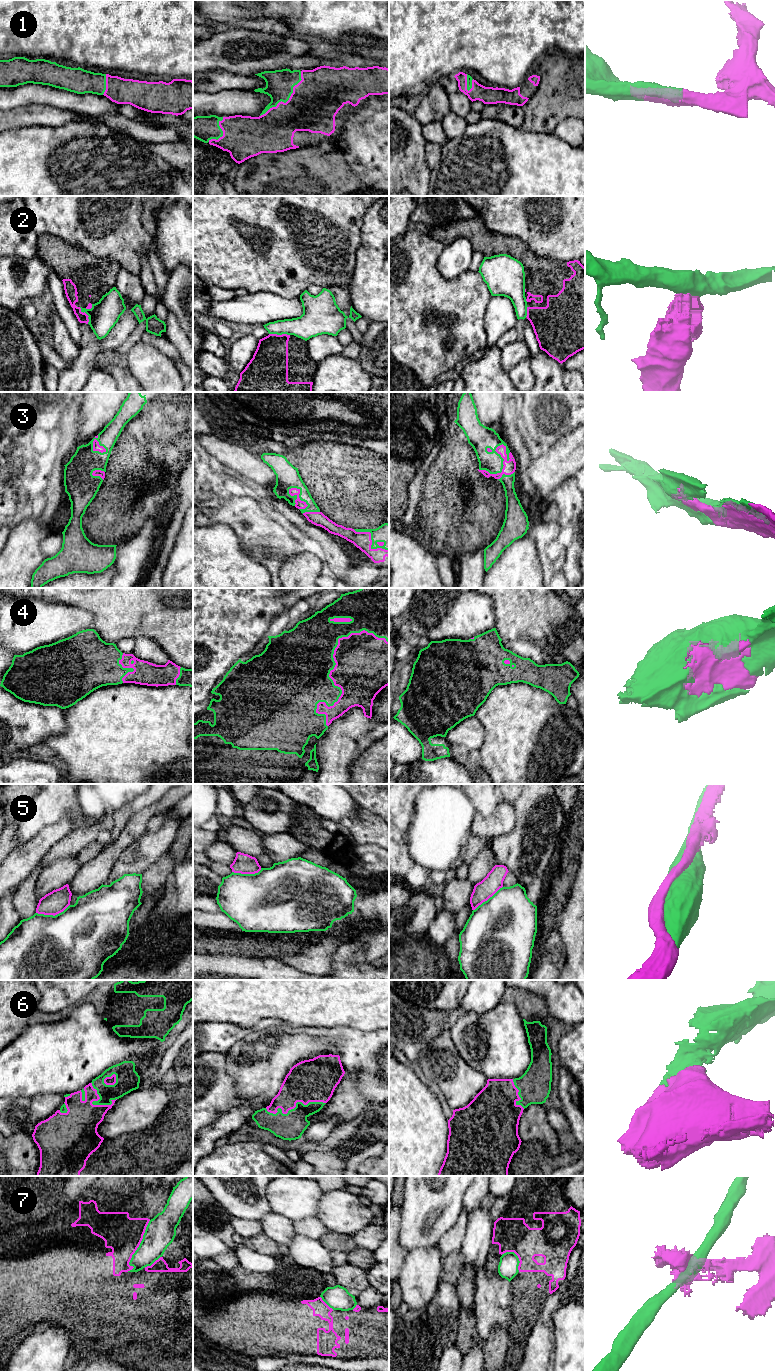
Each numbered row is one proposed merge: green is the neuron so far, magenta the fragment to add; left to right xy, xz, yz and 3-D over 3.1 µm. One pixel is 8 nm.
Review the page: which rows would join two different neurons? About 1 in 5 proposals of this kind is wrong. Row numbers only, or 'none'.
2, 5, 7

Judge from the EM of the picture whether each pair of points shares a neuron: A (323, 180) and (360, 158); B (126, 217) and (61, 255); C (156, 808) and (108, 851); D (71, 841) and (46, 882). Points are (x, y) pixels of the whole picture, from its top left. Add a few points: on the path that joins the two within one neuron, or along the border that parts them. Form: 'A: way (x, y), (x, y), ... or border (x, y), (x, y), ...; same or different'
A: border (337, 147), (342, 153), (343, 159), (362, 184); different
B: border (56, 236), (81, 246), (98, 257); different
C: way (144, 817), (120, 843); same
D: border (76, 854), (61, 857), (50, 862), (45, 867); different

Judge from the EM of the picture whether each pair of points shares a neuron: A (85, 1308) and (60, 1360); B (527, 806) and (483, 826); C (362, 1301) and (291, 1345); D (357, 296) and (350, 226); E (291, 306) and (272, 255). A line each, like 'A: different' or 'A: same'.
A: different
B: different
C: different
D: different
E: different

